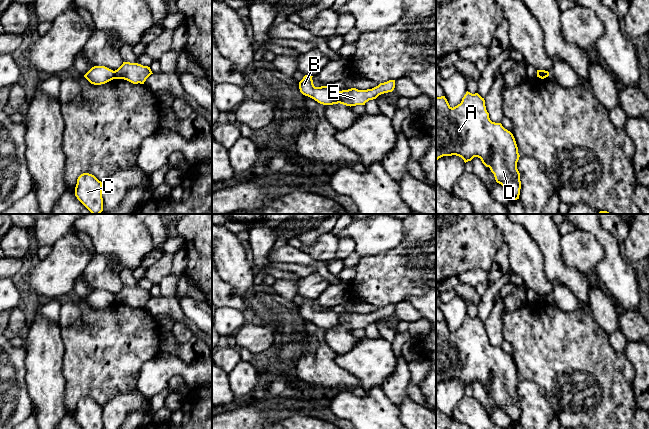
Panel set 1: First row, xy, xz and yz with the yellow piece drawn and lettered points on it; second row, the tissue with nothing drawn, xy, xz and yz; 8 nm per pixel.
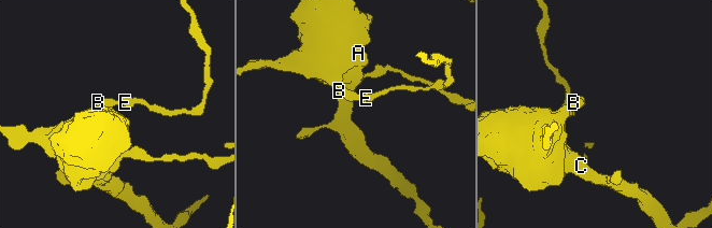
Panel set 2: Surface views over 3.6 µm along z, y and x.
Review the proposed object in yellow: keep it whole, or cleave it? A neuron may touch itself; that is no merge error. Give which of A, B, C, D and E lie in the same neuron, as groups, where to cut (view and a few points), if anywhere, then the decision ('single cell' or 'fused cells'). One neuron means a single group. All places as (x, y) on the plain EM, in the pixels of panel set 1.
A B C D / E | xz (340, 315), (338, 326) | fused cells

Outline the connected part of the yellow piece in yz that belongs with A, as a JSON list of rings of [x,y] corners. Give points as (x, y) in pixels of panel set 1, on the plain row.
[[[467,315],[461,327],[453,332],[449,329],[445,320],[436,321],[436,384],[443,380],[452,379],[461,381],[465,387],[471,385],[474,381],[480,382],[482,387],[490,392],[496,406],[509,415],[512,424],[519,423],[521,405],[517,386],[520,379],[515,362],[501,347],[495,347],[490,344],[485,324],[478,317],[472,318]]]

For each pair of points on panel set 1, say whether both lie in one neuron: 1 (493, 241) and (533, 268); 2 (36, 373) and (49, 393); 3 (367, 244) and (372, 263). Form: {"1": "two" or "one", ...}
{"1": "two", "2": "one", "3": "two"}

